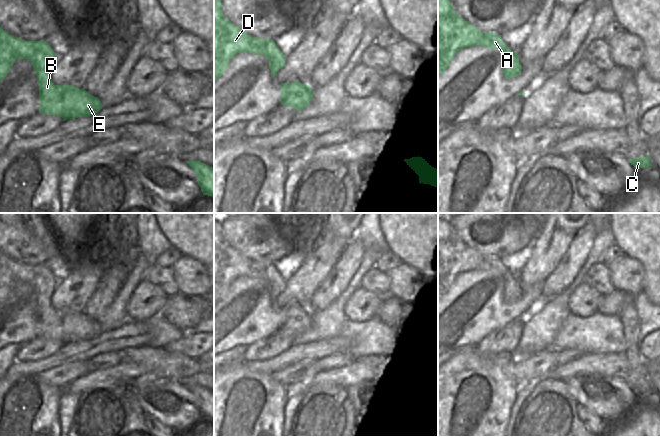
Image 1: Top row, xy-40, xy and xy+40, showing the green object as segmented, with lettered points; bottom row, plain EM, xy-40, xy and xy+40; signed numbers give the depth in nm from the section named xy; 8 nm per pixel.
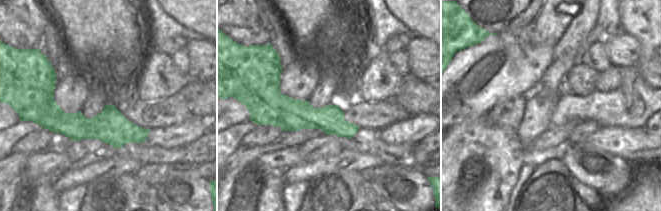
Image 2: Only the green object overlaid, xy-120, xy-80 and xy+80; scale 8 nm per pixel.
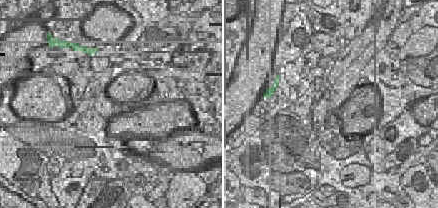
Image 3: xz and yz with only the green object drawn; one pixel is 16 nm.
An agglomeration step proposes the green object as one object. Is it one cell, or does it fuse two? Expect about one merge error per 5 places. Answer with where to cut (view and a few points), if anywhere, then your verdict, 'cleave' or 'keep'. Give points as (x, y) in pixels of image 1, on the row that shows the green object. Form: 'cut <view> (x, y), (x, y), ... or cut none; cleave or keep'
cut none; keep

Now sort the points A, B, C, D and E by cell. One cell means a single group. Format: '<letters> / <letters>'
A B C D E

